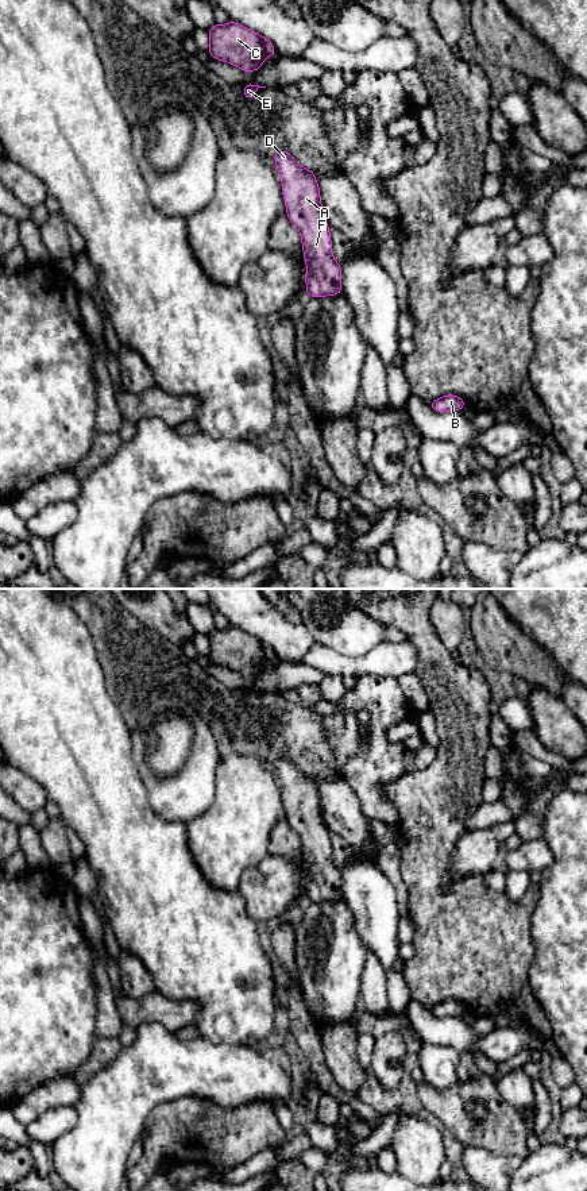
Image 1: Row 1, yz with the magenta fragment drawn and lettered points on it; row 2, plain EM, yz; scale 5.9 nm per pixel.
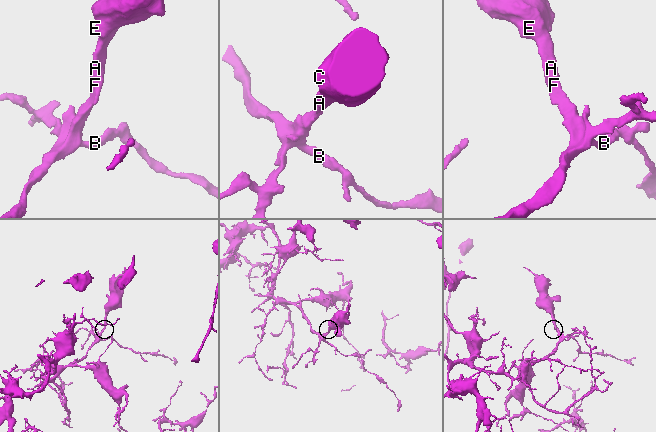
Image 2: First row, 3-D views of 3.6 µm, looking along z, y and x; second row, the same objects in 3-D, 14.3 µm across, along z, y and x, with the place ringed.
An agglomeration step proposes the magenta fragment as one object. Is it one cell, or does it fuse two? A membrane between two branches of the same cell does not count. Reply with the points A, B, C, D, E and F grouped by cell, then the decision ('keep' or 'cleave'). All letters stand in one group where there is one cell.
groups A B C D E F; keep

